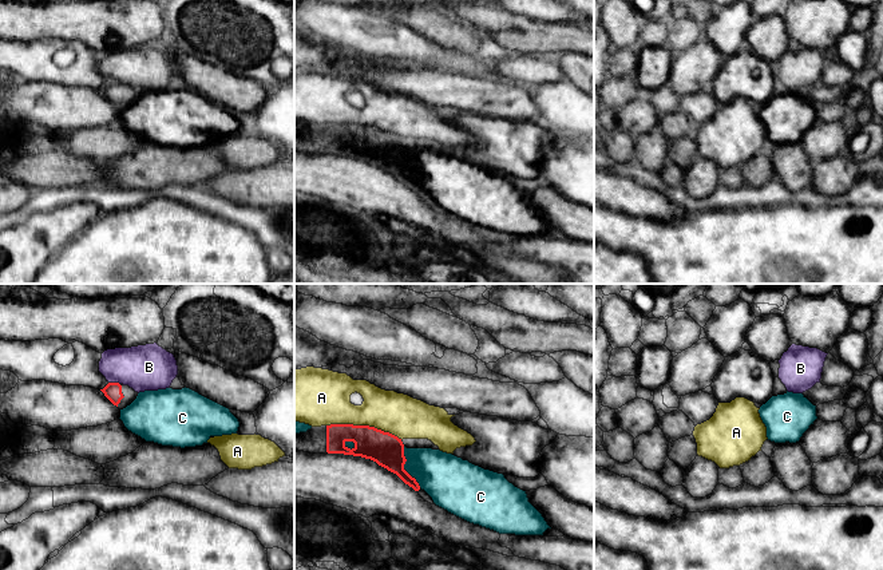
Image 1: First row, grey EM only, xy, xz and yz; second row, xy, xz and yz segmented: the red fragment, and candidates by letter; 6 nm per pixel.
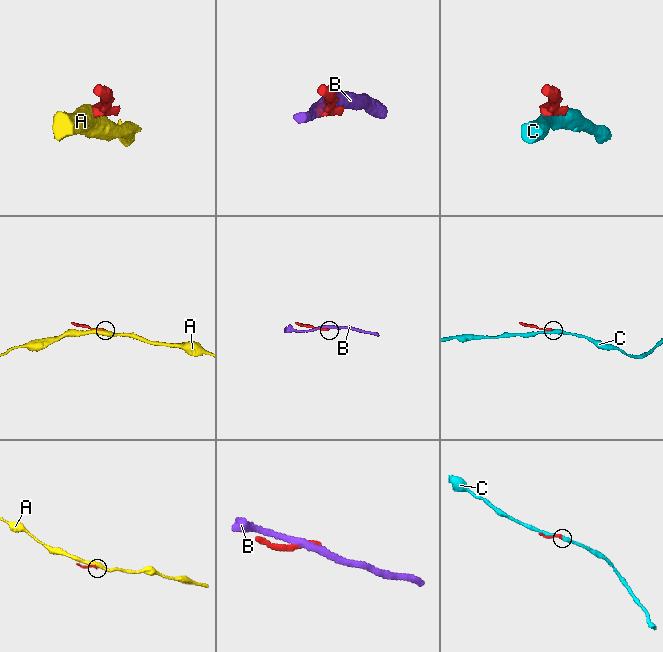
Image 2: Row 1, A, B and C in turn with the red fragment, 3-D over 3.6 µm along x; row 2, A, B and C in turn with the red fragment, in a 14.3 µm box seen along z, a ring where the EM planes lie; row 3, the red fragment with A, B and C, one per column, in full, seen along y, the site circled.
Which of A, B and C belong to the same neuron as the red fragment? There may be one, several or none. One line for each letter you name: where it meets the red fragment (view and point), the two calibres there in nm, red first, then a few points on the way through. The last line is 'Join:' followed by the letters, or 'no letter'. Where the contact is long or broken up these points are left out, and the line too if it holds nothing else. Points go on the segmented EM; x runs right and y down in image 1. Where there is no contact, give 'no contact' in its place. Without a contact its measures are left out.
Join: no letter

